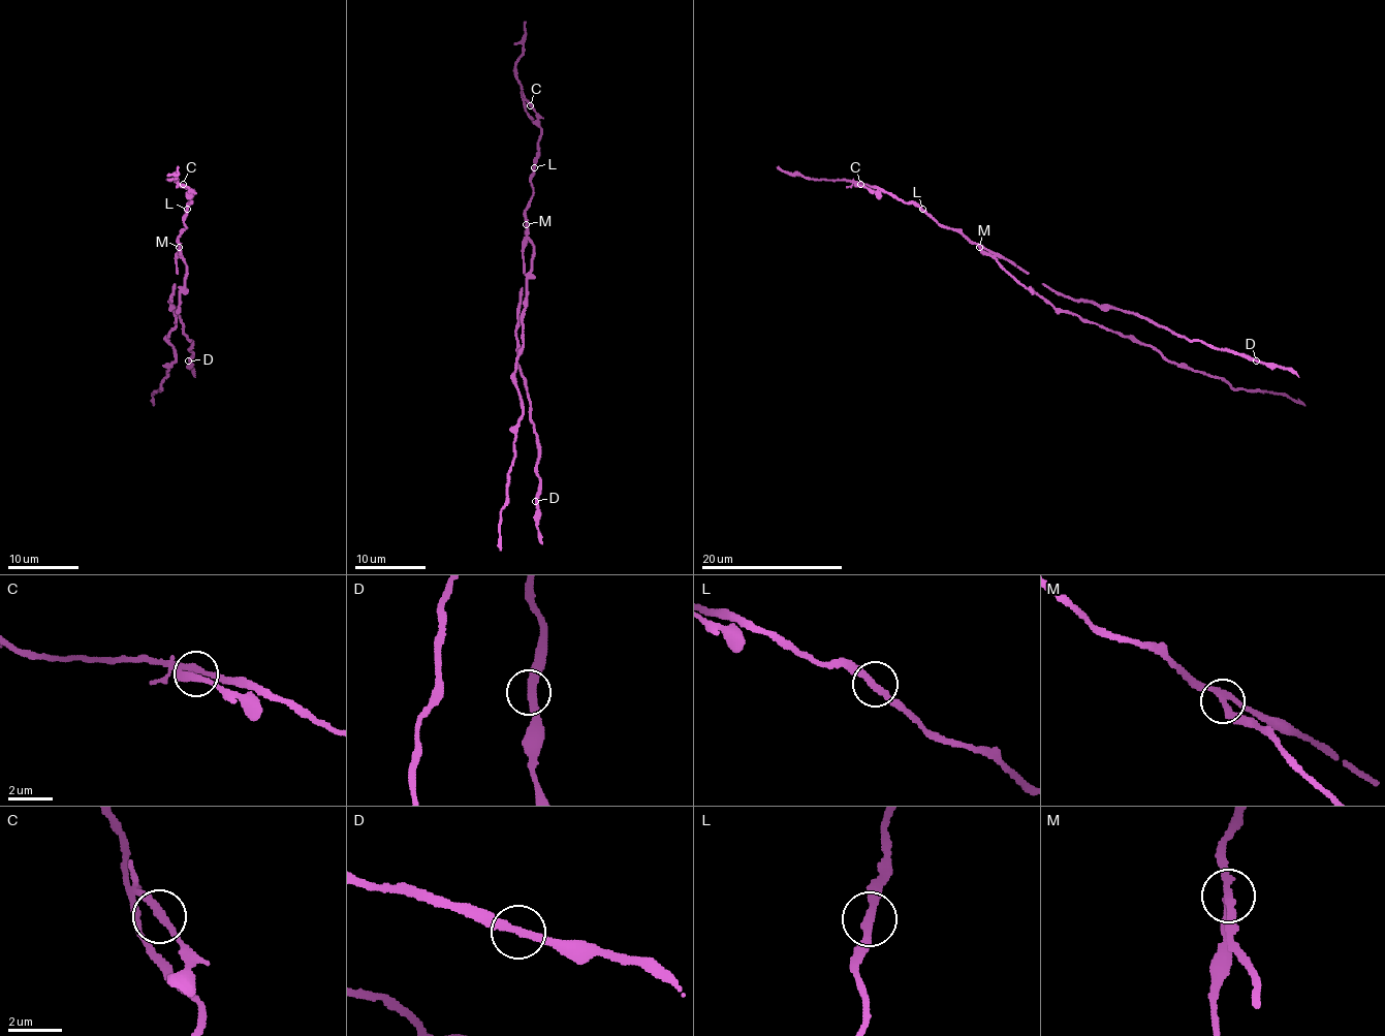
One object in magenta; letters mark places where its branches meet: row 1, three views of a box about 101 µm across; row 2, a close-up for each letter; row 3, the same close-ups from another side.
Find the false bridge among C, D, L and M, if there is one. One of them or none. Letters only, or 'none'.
M

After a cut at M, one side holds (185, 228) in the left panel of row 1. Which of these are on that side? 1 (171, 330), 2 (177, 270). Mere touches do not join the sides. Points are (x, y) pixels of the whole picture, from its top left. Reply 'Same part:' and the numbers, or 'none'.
Same part: 2

